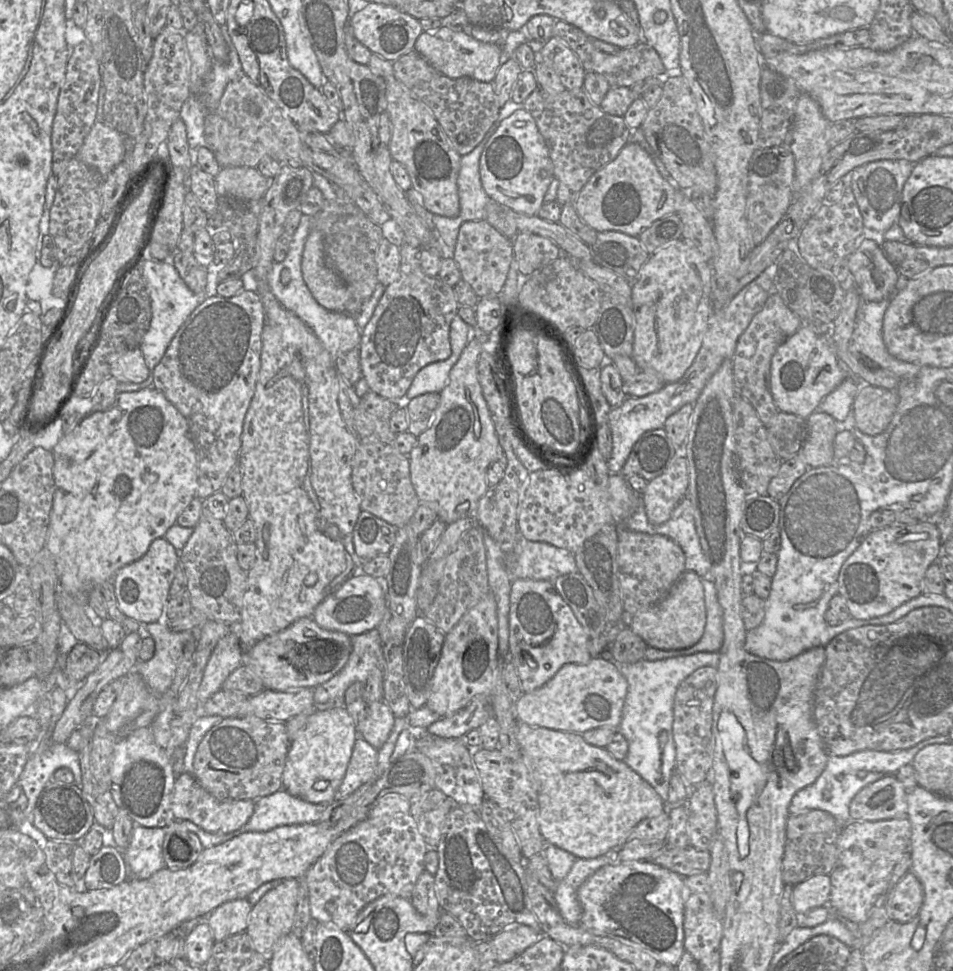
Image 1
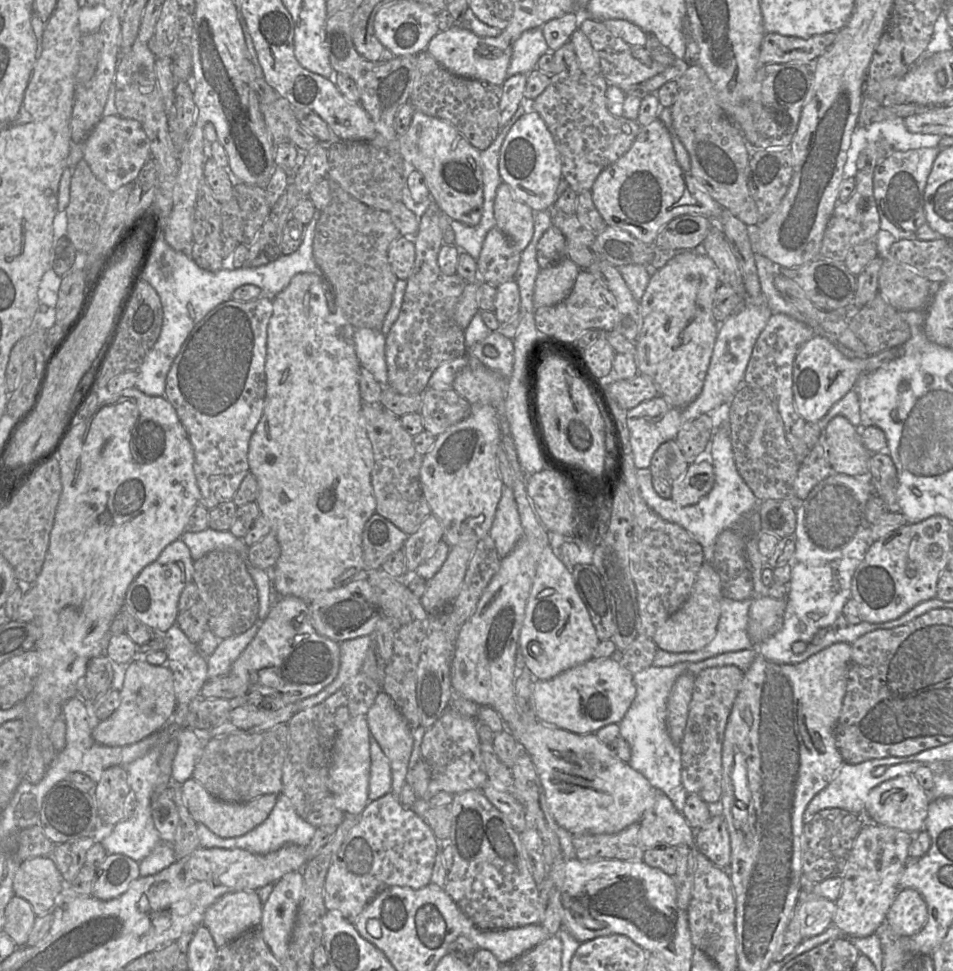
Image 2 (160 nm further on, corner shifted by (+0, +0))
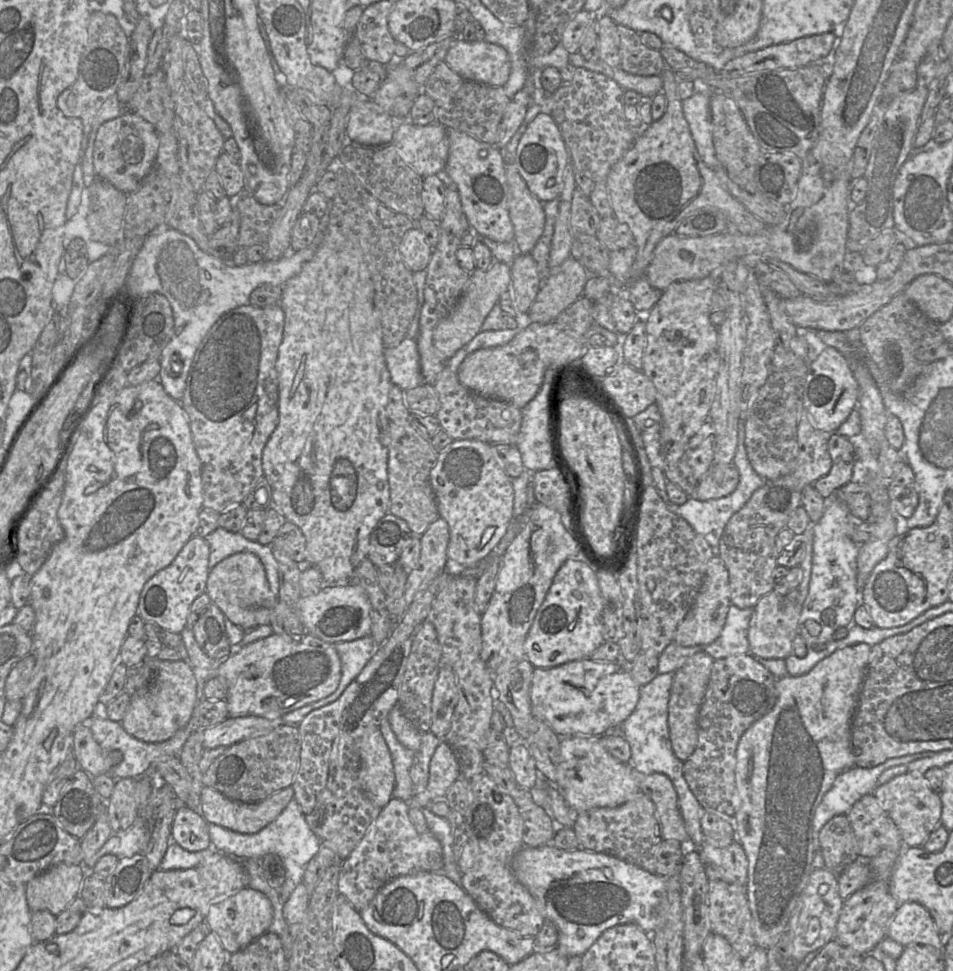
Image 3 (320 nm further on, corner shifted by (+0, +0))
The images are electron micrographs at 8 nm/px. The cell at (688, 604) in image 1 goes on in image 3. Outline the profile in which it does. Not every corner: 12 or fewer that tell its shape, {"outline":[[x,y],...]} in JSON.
{"outline":[[714,556],[676,630],[684,647],[720,636],[731,604],[727,567]]}

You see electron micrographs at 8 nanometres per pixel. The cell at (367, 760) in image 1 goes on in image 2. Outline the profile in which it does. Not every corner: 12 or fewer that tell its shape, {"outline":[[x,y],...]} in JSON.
{"outline":[[370,737],[371,768],[368,797],[391,792],[389,759]]}

